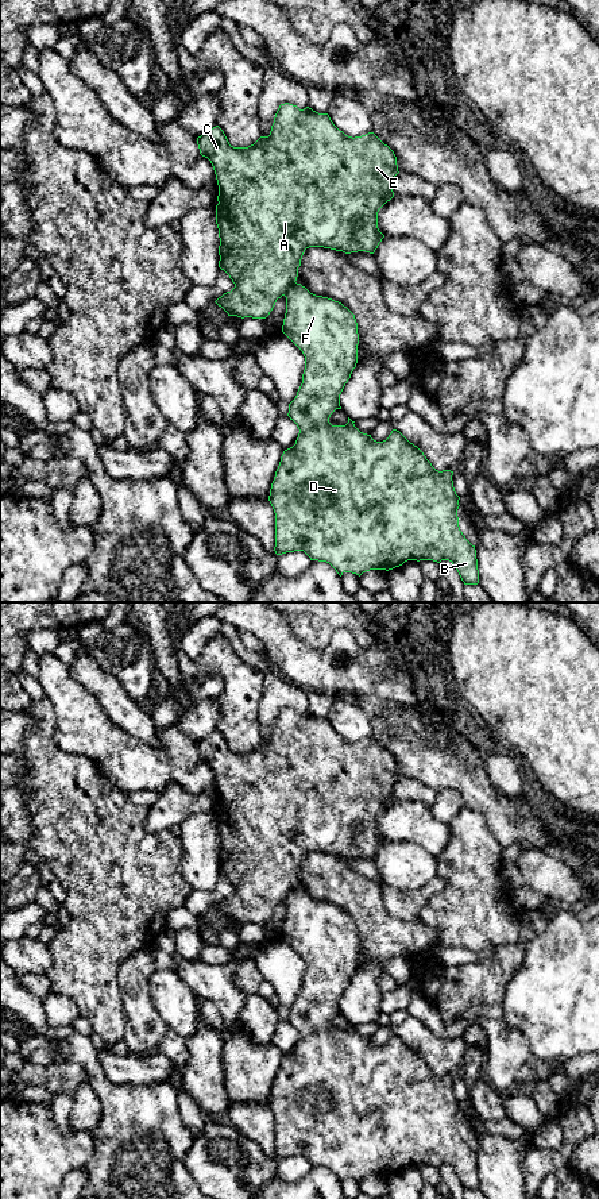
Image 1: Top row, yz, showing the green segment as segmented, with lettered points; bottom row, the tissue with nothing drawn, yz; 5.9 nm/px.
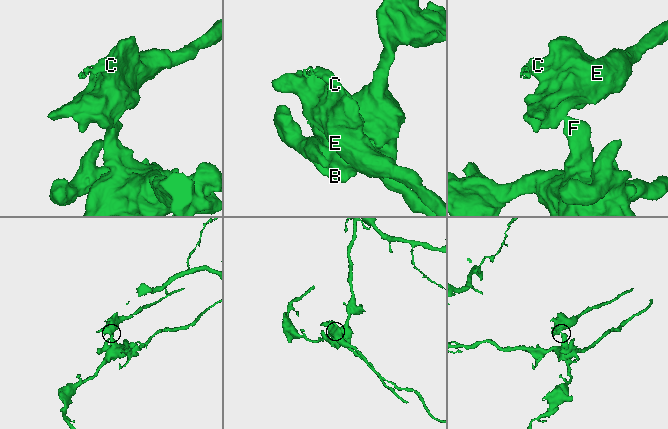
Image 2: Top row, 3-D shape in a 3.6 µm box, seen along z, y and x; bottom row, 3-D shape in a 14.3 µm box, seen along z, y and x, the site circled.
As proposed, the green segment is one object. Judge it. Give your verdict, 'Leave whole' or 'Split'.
Split

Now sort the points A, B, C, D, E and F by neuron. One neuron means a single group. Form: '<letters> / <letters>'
A C E / B D F

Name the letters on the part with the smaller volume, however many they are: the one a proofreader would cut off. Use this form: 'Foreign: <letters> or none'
Foreign: A, C, E

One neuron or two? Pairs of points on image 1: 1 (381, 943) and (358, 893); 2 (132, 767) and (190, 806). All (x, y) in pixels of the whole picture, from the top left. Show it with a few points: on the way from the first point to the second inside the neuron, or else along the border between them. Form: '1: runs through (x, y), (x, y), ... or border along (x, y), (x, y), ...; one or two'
1: runs through (378, 930), (366, 905); one
2: border along (159, 791), (170, 783), (178, 782), (194, 794); two

